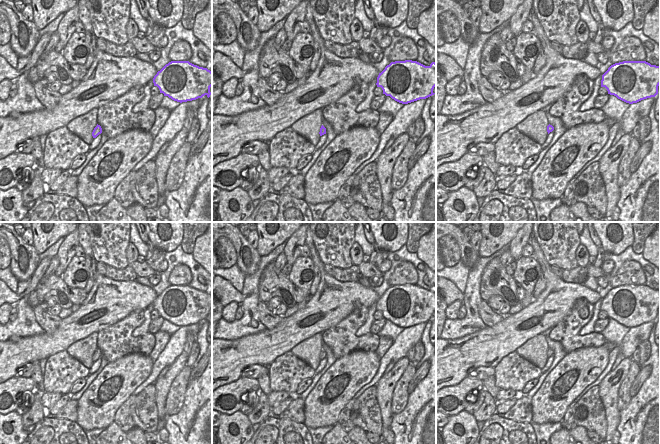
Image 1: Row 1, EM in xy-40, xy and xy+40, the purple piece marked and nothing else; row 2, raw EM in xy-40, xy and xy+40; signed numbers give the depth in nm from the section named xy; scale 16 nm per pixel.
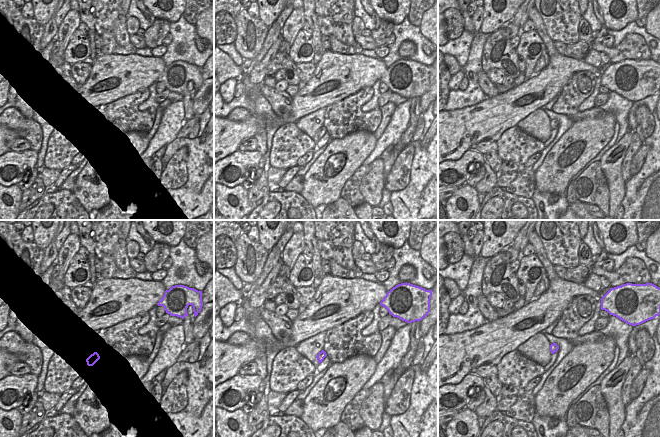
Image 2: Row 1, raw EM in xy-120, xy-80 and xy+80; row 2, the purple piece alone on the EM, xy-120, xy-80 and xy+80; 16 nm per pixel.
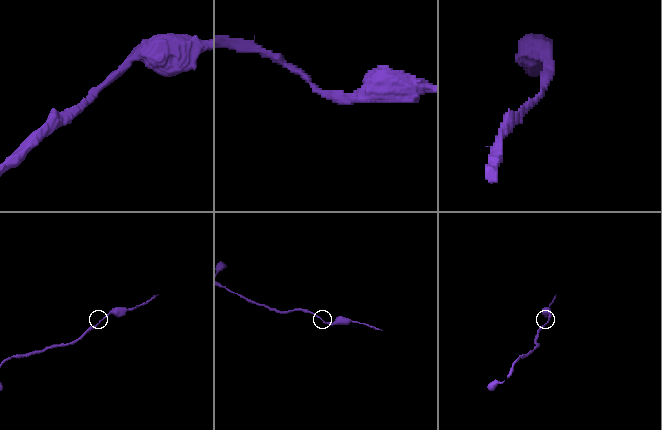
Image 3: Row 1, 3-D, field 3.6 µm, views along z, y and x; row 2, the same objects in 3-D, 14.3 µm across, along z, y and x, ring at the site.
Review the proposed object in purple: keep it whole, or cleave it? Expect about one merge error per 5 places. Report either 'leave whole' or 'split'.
leave whole

